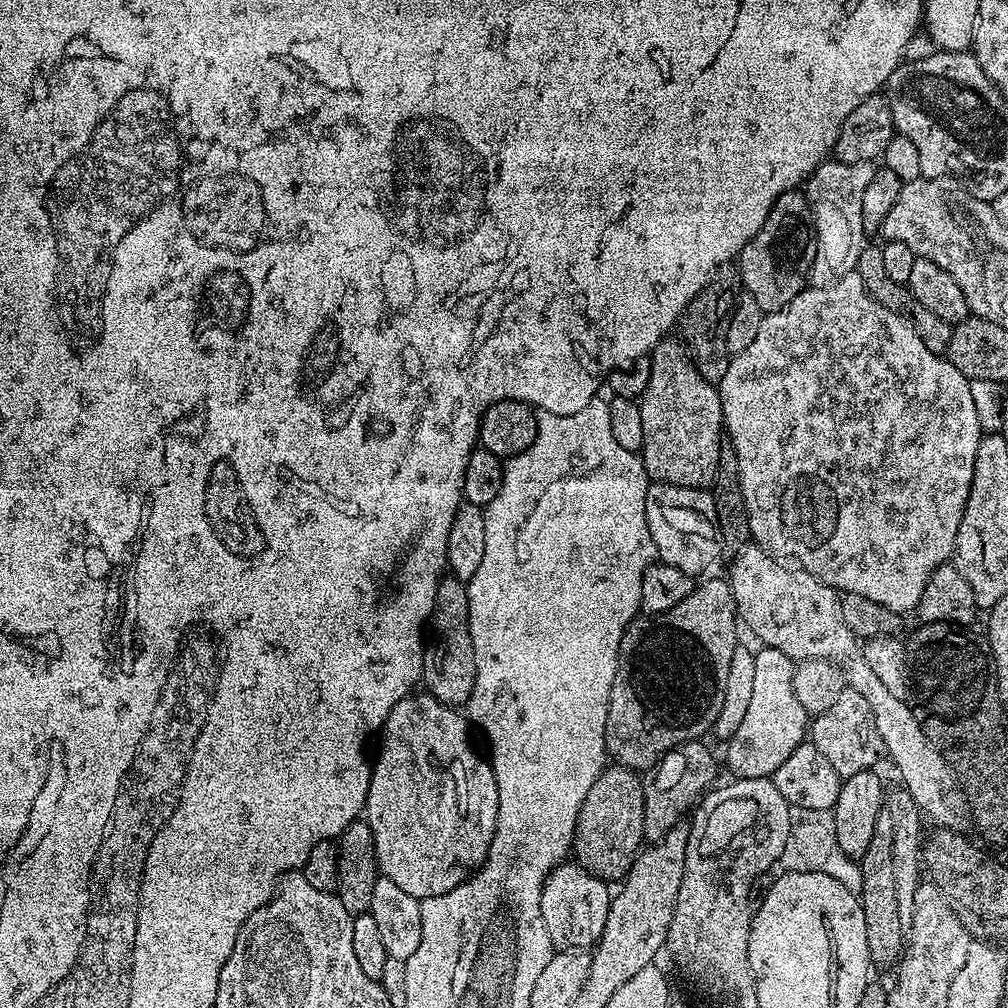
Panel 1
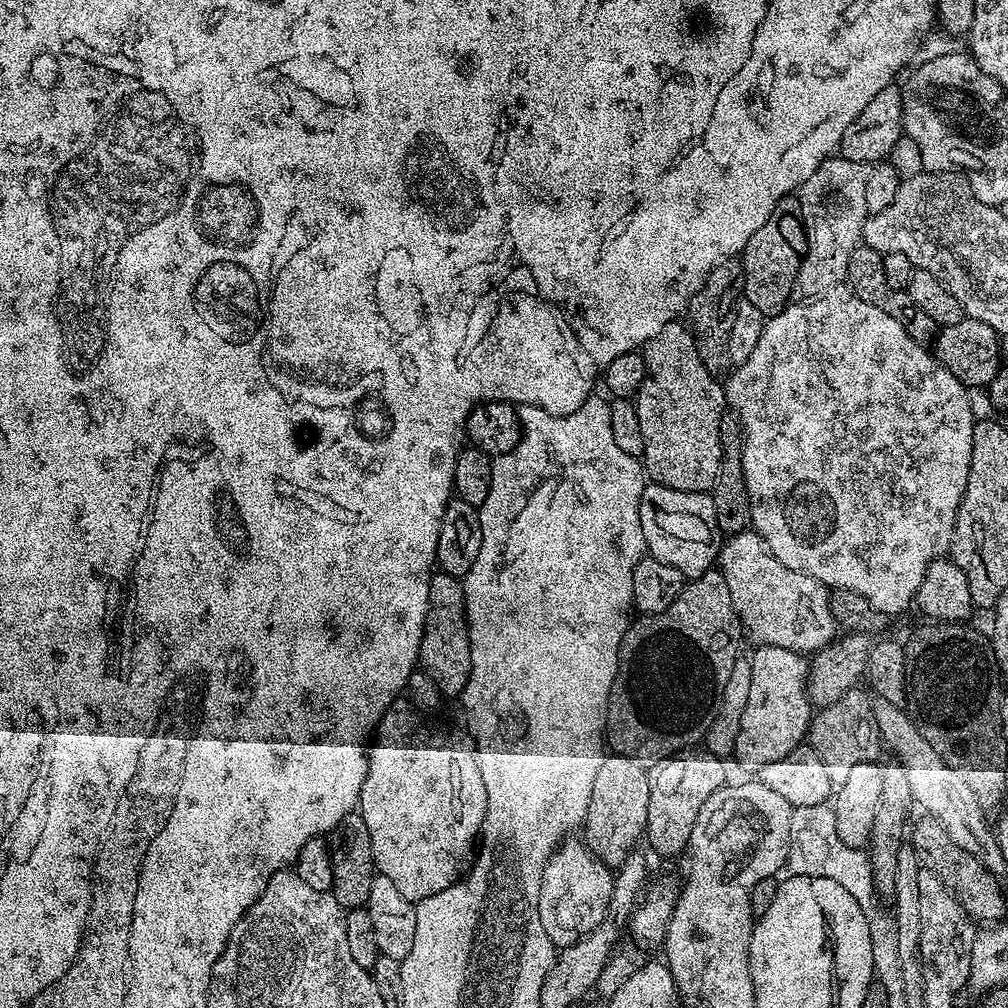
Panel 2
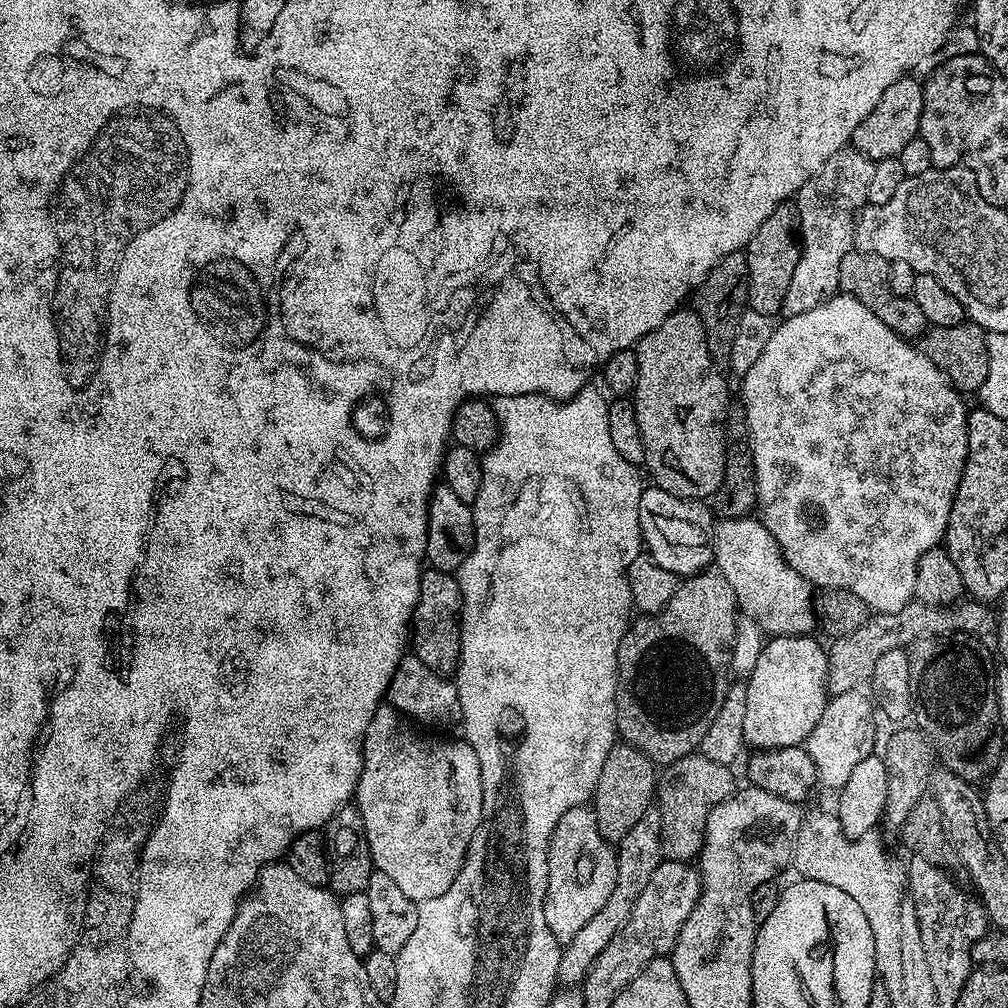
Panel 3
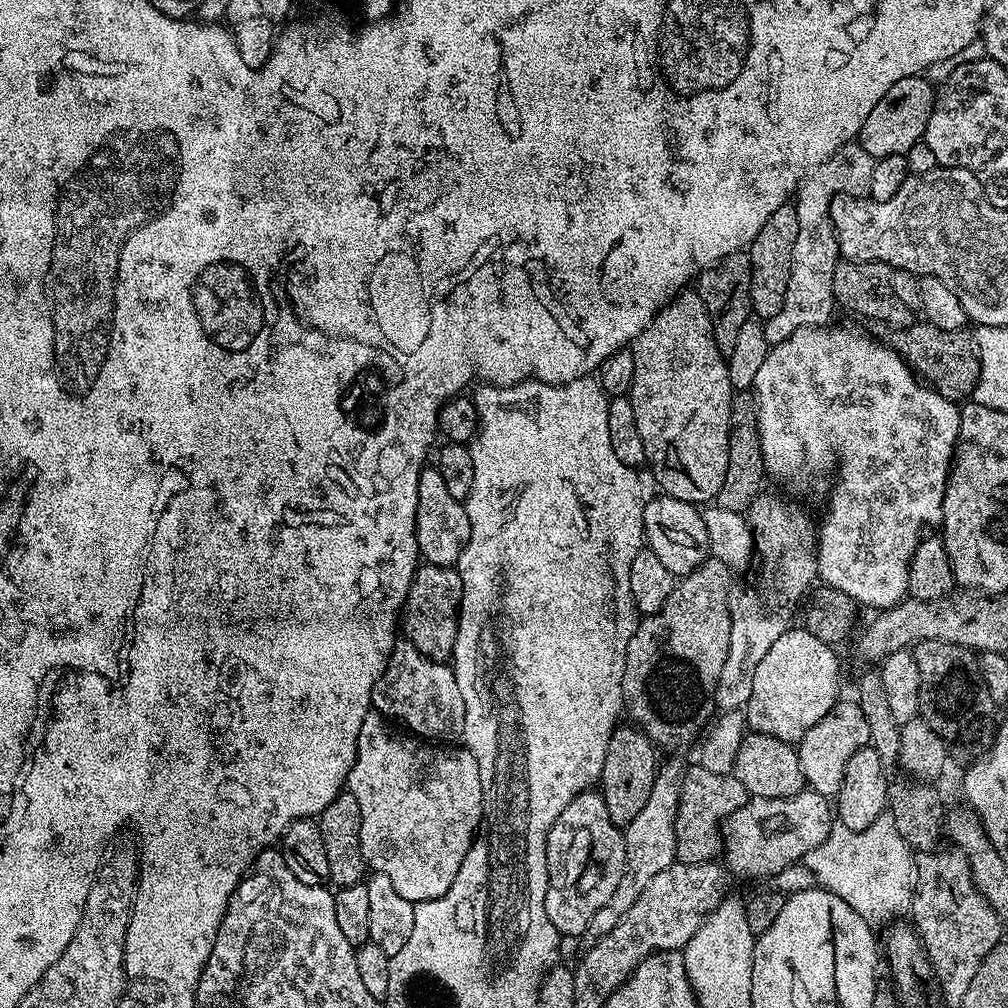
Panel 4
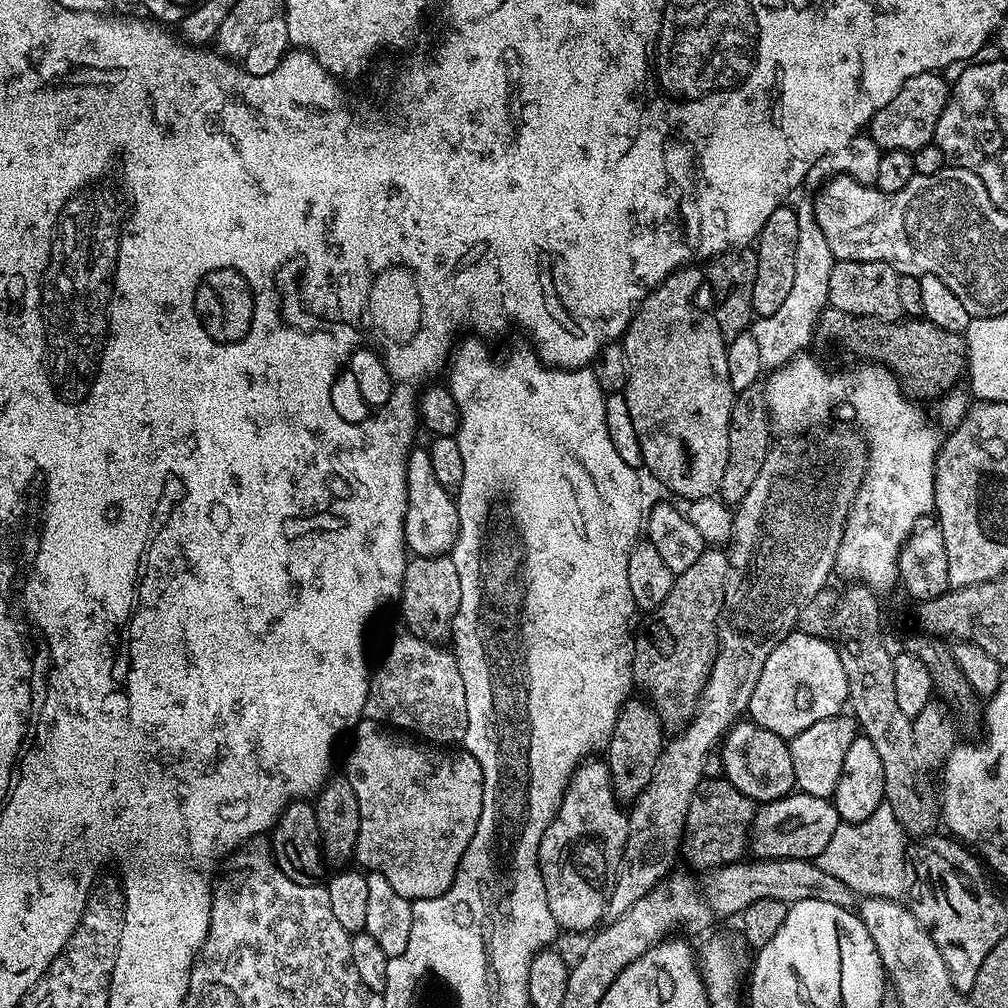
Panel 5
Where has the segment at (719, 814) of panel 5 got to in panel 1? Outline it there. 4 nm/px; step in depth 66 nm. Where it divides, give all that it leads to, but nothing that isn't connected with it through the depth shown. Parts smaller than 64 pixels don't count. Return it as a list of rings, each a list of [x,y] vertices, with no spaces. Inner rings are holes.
[[[687,740],[685,744],[676,745],[653,768],[647,769],[642,776],[644,786],[642,822],[645,841],[660,840],[675,824],[681,823],[689,809],[709,791],[713,783],[711,780],[715,776],[716,760],[712,757],[711,750],[700,740]]]

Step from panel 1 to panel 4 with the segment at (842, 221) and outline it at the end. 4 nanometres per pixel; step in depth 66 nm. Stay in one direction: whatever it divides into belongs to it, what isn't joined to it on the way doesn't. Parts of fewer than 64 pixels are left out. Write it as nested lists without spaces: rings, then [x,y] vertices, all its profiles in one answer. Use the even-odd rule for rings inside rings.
[[[844,144],[826,162],[822,162],[808,179],[801,183],[794,196],[794,207],[798,214],[798,242],[794,242],[794,258],[790,270],[790,286],[782,302],[782,310],[774,314],[764,324],[764,333],[769,345],[790,338],[800,328],[815,328],[825,325],[828,315],[834,309],[832,287],[834,270],[841,259],[840,247],[836,241],[836,231],[832,225],[830,211],[834,197],[847,194],[856,198],[867,193],[870,173],[874,171],[876,160],[859,144]]]

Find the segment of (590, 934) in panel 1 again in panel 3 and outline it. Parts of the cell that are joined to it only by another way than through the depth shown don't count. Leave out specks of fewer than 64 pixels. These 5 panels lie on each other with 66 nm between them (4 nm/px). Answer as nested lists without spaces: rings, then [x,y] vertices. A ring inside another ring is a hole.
[[[581,806],[566,810],[562,818],[558,818],[558,826],[554,826],[554,834],[548,843],[548,885],[544,895],[544,913],[546,926],[561,942],[567,942],[606,906],[606,898],[614,890],[614,882],[618,882],[618,862],[616,861],[616,848],[600,832],[596,821],[596,813],[591,807]]]

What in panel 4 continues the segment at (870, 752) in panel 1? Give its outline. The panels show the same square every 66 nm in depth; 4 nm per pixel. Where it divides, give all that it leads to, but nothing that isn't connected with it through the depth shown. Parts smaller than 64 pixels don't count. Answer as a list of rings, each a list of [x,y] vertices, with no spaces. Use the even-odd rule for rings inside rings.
[[[841,699],[818,722],[818,726],[810,726],[806,734],[798,741],[798,751],[802,762],[805,785],[811,791],[829,798],[835,797],[836,792],[842,786],[846,774],[846,762],[858,750],[869,747],[872,735],[870,734],[870,722],[866,722],[866,714],[860,709],[855,699]]]

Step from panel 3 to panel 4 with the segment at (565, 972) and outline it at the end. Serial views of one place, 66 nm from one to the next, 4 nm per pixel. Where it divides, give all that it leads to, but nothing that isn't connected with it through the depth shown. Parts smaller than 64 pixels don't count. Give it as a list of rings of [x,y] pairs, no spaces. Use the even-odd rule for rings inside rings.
[[[668,764],[656,773],[654,790],[650,790],[650,798],[646,798],[646,806],[642,806],[638,818],[623,829],[626,862],[622,882],[618,882],[618,890],[610,894],[610,902],[590,918],[587,935],[593,941],[602,938],[621,921],[622,916],[630,910],[630,906],[638,901],[642,890],[649,881],[657,877],[662,870],[677,861],[676,859],[676,811],[680,808],[680,786],[682,783],[682,768],[676,764]]]

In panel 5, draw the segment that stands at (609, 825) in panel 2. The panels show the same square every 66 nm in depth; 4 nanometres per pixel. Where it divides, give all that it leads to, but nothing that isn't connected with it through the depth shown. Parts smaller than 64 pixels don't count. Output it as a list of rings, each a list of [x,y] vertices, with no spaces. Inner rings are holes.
[[[629,698],[620,708],[618,718],[614,722],[612,737],[606,745],[606,763],[610,770],[612,789],[616,799],[621,802],[635,802],[646,790],[650,778],[654,774],[656,759],[664,751],[666,729],[660,723],[658,714],[647,699]]]

